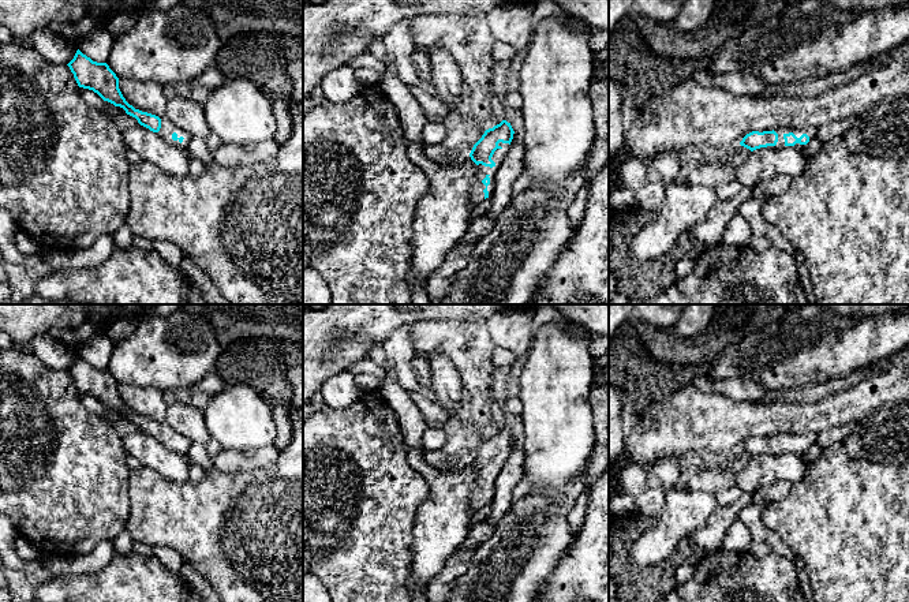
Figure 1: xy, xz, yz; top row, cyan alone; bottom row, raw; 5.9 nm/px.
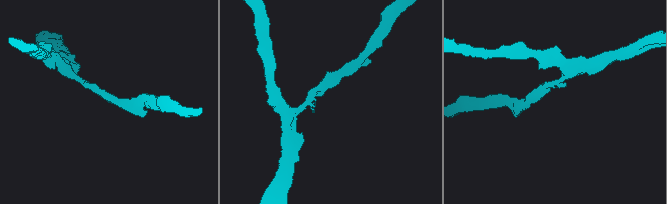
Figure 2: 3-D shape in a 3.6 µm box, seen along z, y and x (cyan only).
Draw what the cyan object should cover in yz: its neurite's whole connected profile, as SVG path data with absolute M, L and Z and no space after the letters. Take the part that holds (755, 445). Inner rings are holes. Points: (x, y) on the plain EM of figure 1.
M778 434L773 437L752 437L747 440L740 448L741 452L751 457L756 455L782 455L783 452L793 452L803 456L805 450L816 444L818 434Z

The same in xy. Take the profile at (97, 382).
M78 355L67 371L74 379L79 393L93 396L104 407L123 414L126 419L135 423L141 431L156 438L169 450L187 455L192 442L183 434L175 431L165 420L158 423L130 411L119 395L119 384L106 369L93 367Z

